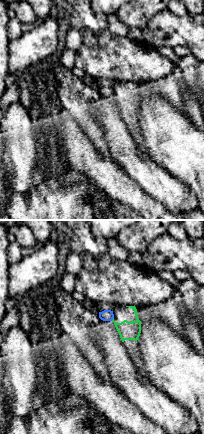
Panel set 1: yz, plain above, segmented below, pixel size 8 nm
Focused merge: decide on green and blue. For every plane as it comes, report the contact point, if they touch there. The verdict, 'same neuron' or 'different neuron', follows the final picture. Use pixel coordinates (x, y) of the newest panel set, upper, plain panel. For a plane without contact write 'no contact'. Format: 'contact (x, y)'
contact (113, 95)

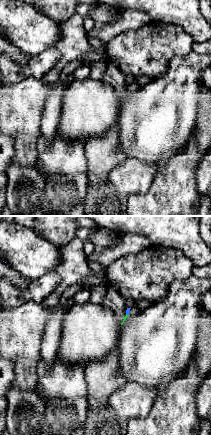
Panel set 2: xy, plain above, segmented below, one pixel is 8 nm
contact (126, 90)

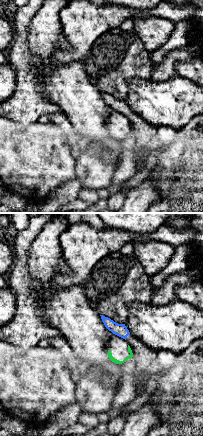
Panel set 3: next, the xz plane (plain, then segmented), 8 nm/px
no contact

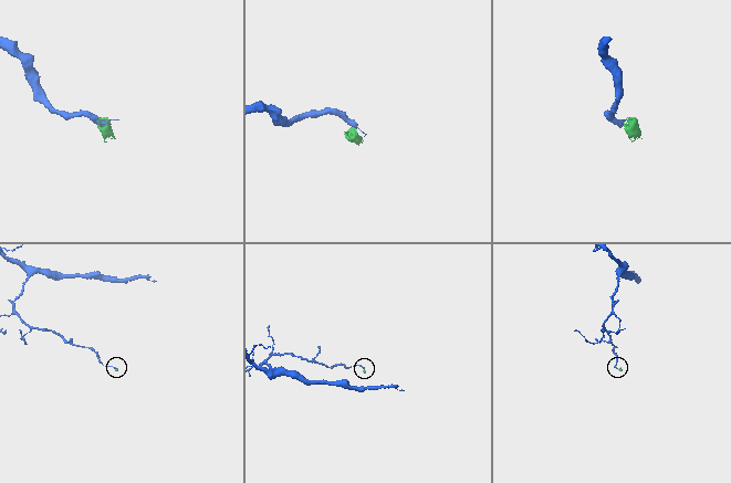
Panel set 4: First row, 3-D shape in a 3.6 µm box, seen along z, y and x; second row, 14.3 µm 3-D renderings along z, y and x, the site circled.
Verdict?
different neuron

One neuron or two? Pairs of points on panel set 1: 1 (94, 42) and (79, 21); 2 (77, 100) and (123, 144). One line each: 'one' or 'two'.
1: two
2: two

